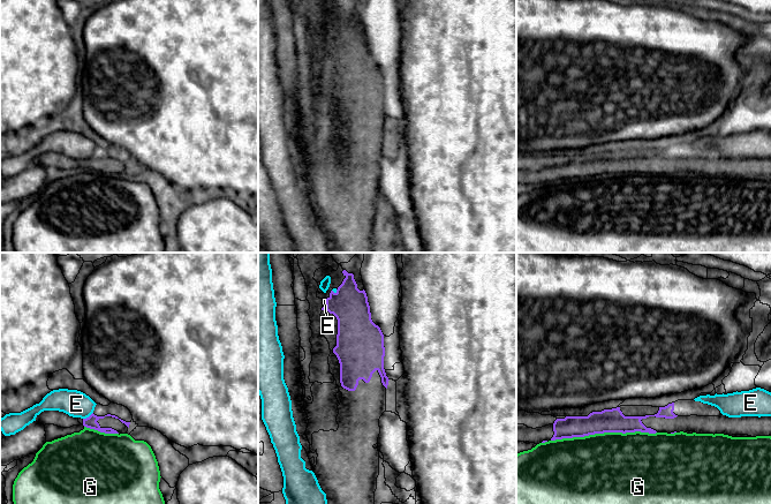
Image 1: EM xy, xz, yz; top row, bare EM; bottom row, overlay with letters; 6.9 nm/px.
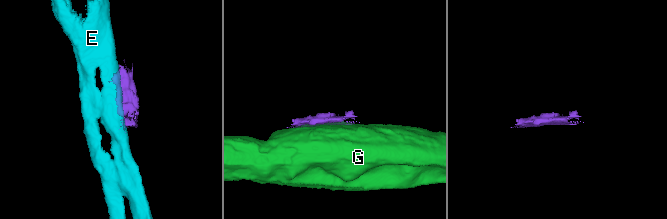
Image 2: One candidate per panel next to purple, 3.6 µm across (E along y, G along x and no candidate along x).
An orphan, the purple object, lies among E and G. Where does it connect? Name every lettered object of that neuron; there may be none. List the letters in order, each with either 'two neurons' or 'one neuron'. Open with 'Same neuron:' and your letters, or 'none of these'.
Same neuron: none of these
E: two neurons
G: two neurons

